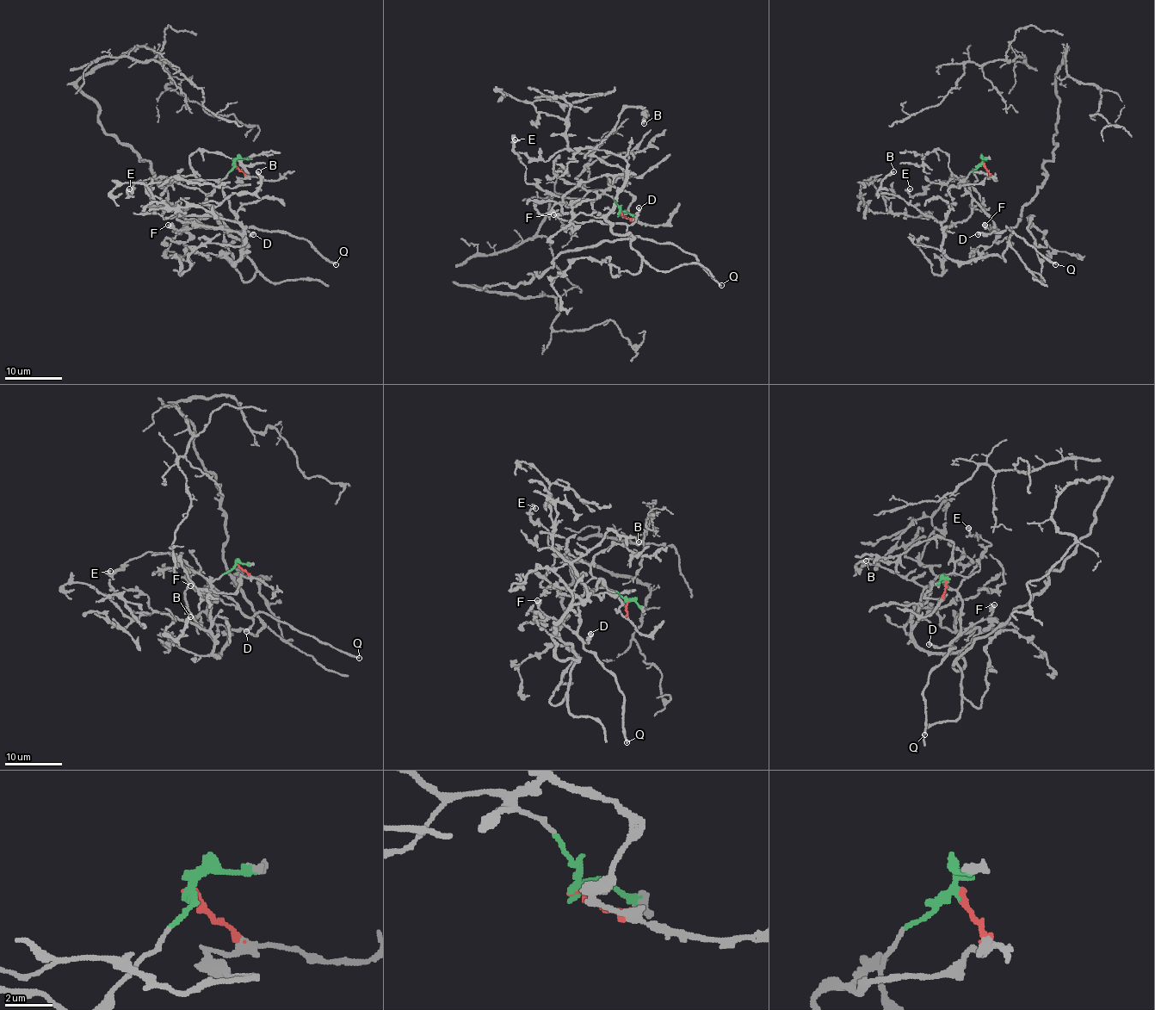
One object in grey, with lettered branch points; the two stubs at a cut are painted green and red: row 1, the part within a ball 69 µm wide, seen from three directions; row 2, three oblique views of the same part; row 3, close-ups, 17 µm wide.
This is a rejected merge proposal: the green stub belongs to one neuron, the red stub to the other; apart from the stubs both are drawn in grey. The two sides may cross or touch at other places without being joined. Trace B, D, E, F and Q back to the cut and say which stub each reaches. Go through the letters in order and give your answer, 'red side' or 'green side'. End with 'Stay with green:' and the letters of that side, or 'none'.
B: red side
D: green side
E: green side
F: green side
Q: green side
Stay with green: D, E, F, Q

